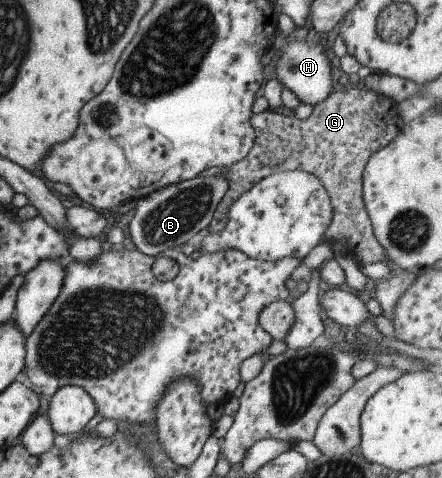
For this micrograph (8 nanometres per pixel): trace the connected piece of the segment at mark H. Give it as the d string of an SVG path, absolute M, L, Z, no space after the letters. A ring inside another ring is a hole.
M280 30L276 31L273 46L276 47L280 56L276 67L283 88L291 90L300 100L300 104L318 106L320 102L324 102L332 90L332 62L326 55L327 48L323 48L318 42L310 44L304 40L302 42L290 40Z

